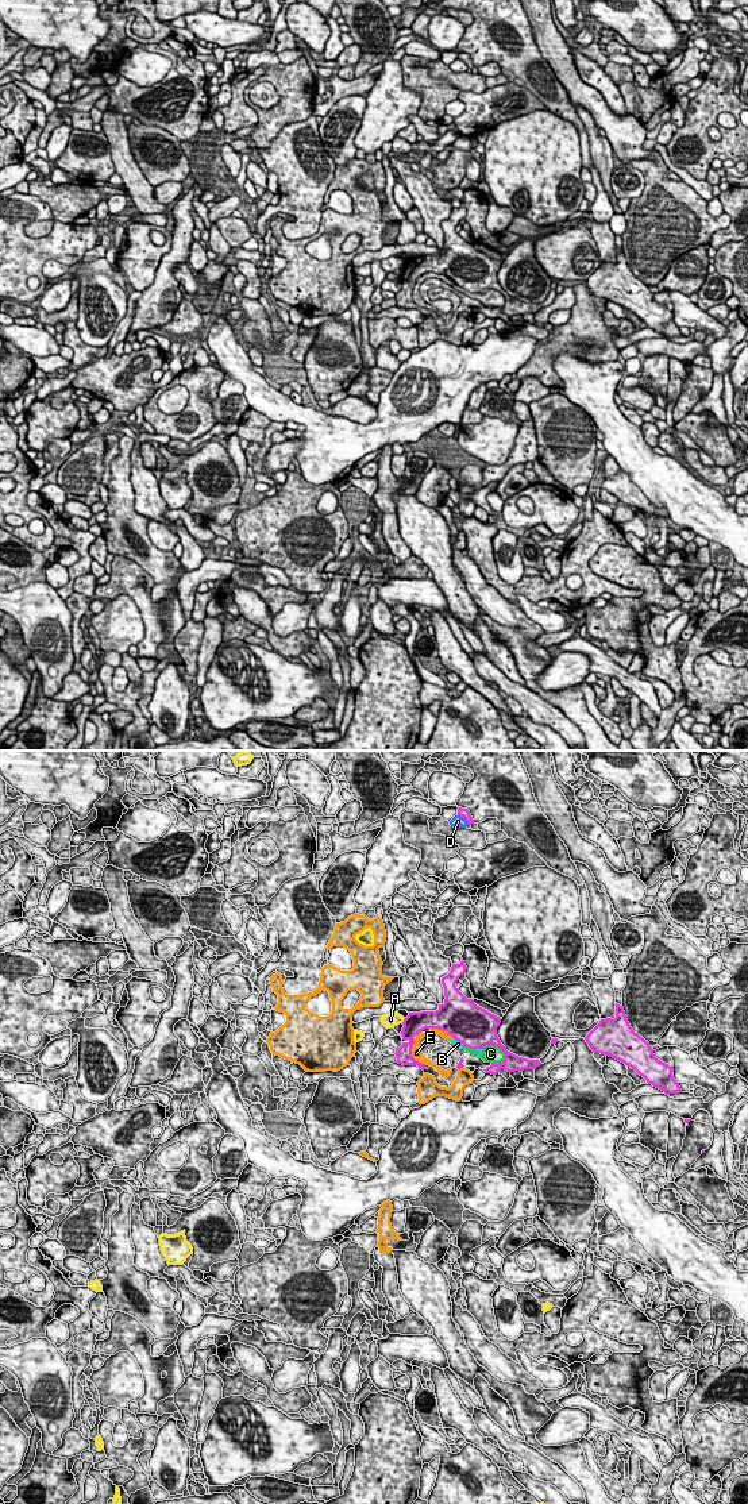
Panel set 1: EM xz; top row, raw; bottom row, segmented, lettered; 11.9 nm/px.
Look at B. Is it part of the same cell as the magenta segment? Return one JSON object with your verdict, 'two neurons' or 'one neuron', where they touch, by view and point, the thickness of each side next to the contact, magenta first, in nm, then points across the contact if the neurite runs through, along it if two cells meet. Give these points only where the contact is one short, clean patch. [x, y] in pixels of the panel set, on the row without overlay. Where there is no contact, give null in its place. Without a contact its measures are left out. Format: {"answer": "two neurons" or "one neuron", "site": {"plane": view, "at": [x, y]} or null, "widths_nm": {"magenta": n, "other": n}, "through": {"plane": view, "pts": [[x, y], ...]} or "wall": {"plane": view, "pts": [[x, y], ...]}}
{"answer": "two neurons", "site": {"plane": "xz", "at": [459, 285]}, "widths_nm": {"magenta": 500, "other": 70}}

